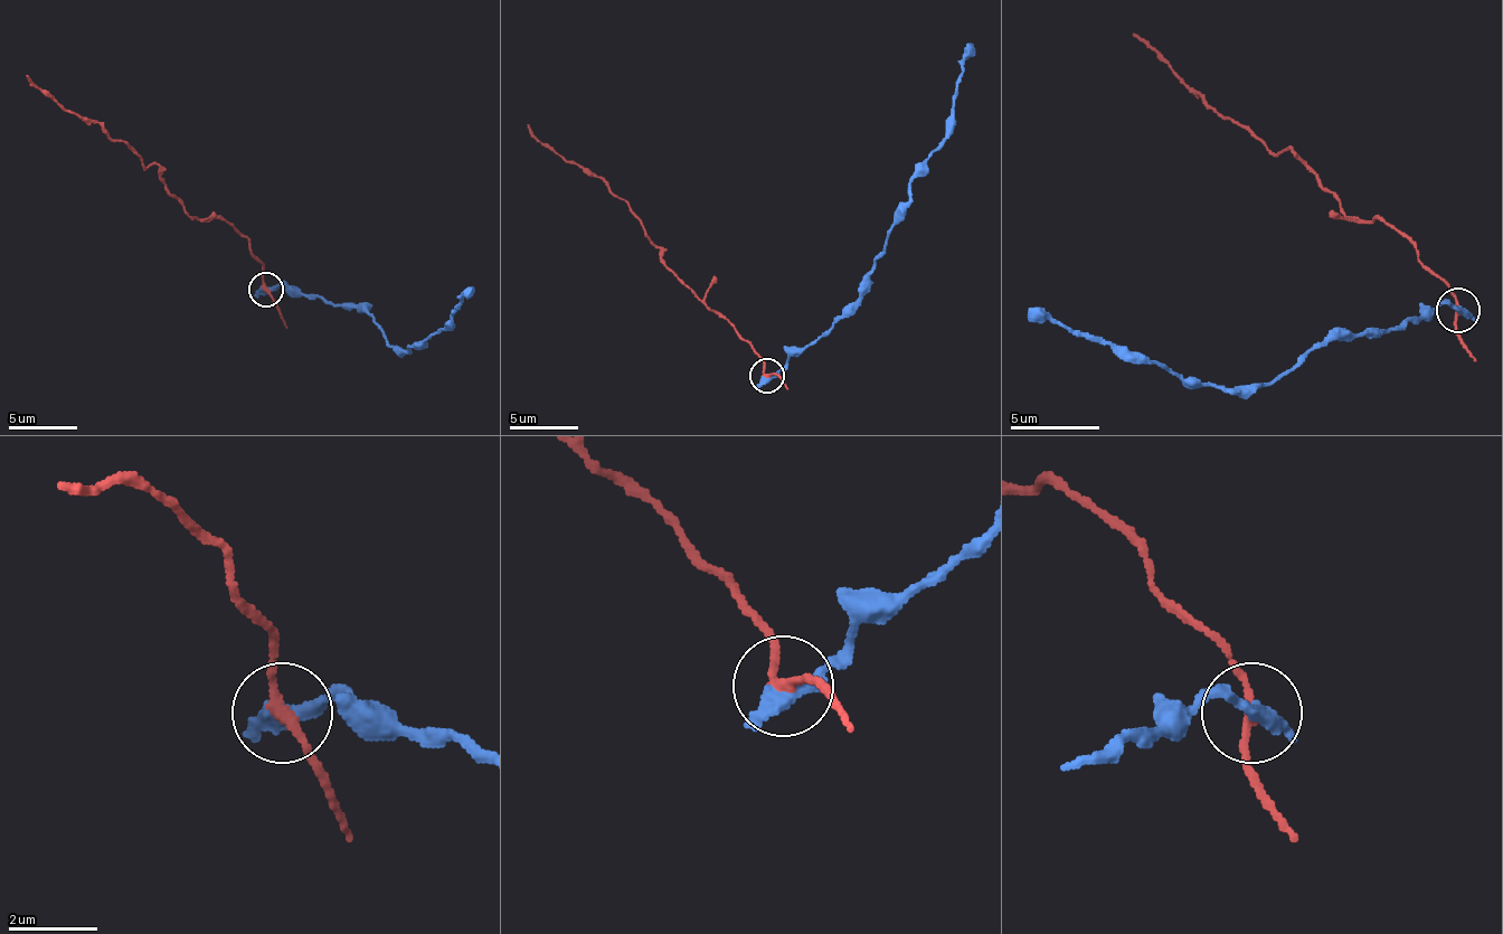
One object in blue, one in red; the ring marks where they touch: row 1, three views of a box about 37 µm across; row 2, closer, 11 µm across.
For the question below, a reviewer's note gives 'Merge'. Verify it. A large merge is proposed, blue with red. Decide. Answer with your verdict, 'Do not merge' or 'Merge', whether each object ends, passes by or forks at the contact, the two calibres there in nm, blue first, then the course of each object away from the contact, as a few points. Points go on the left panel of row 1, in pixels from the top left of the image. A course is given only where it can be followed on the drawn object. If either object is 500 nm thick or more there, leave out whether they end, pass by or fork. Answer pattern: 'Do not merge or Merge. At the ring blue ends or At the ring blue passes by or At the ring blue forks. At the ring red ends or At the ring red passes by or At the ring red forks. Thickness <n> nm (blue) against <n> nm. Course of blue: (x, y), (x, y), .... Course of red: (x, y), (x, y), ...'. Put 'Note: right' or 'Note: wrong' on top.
Note: wrong
Do not merge. At the ring blue ends. At the ring red passes by. Thickness 480 nm (blue) against 200 nm. Course of blue: (266, 290), (284, 283), (332, 303), (362, 307), (394, 348), (418, 348), (445, 324), (459, 300), (473, 286). Course of red: (266, 290), (263, 262), (239, 232), (218, 217), (190, 217), (157, 166), (64, 111), (26, 76)

